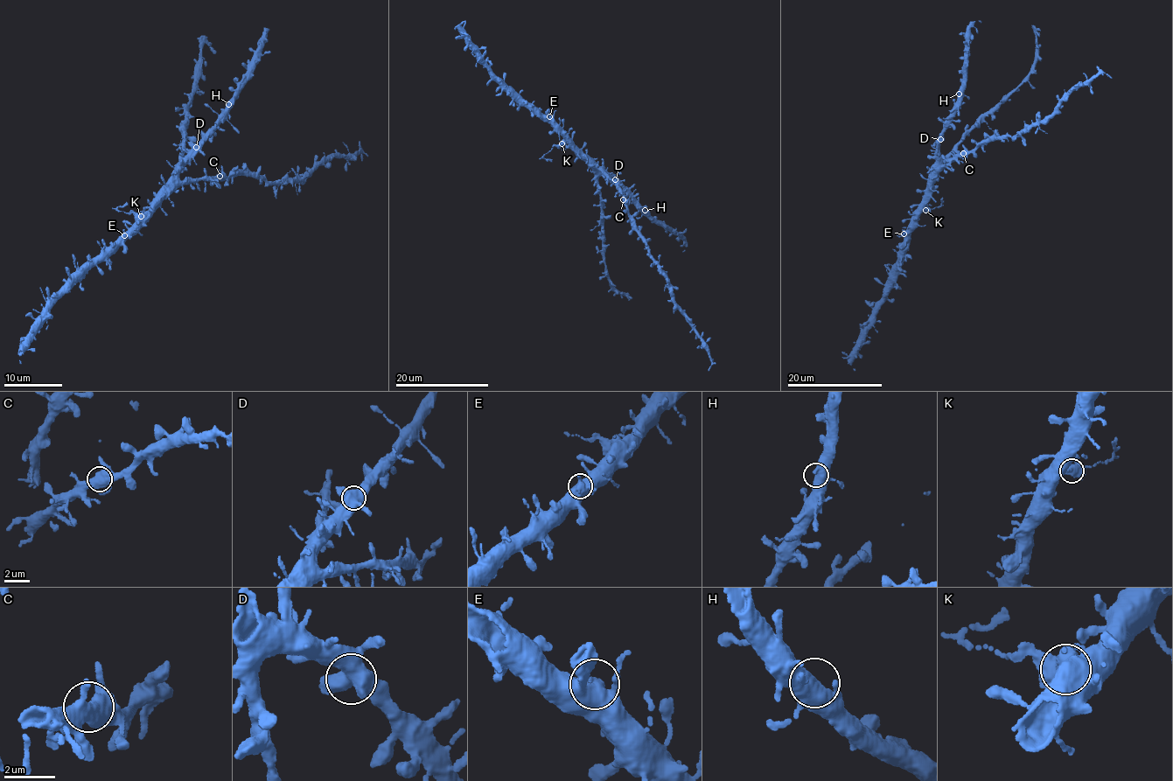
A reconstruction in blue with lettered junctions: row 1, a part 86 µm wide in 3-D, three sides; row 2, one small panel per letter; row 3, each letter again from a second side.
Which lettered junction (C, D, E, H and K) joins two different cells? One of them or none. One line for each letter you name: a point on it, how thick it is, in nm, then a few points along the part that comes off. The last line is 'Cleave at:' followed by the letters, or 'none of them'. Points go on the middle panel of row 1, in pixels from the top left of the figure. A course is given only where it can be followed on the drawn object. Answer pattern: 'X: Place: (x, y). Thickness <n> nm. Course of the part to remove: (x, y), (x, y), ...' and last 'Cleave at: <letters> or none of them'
Cleave at: none of them

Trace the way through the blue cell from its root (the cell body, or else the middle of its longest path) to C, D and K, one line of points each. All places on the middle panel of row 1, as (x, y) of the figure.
C: (603, 174), (614, 183), (623, 199)
D: (603, 174), (596, 168), (605, 170), (615, 179)
K: (603, 174), (576, 147), (567, 142), (562, 143)

